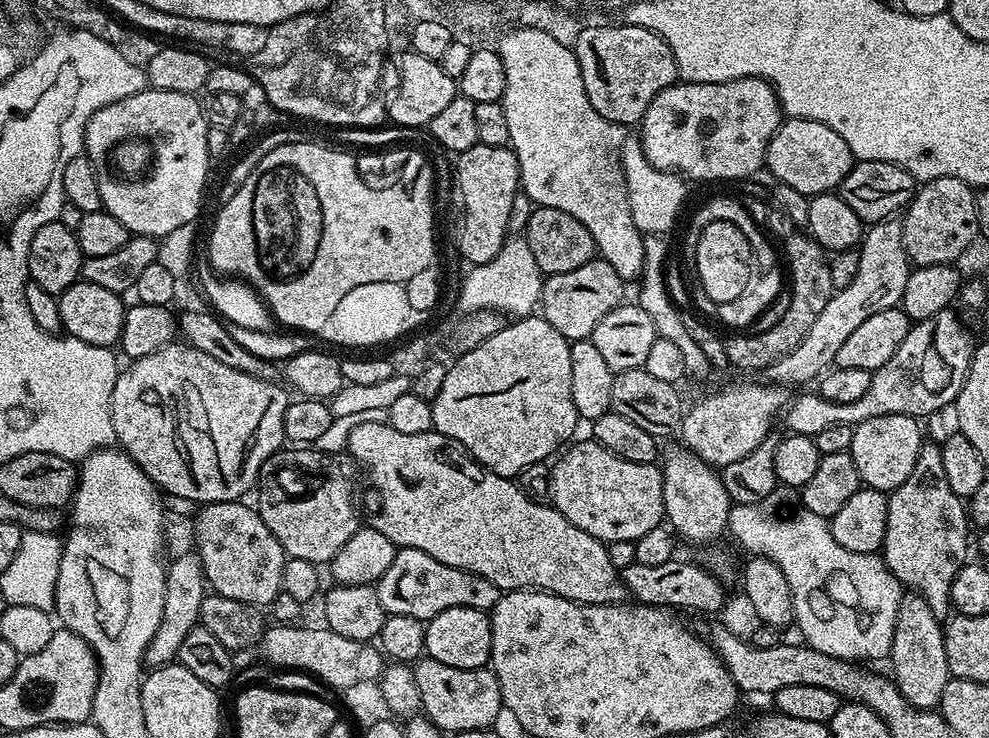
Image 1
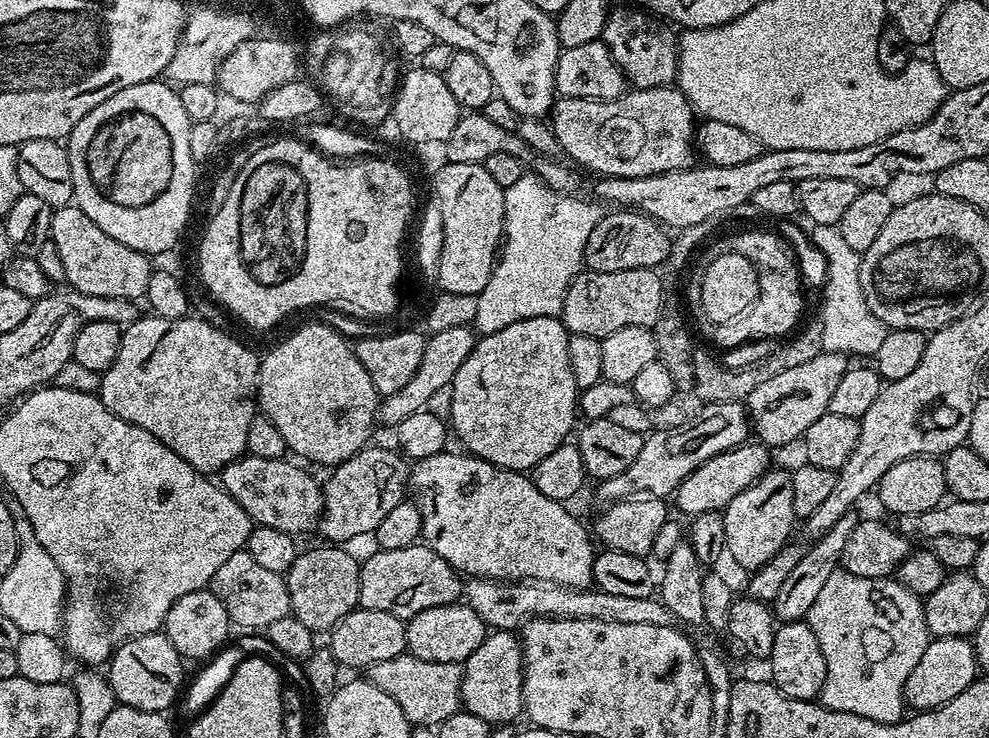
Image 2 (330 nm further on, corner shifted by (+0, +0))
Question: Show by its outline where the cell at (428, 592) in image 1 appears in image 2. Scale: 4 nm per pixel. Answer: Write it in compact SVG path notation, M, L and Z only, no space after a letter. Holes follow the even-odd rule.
M423 542L411 544L402 550L382 548L373 553L373 556L363 557L360 565L359 607L386 610L407 622L414 614L422 614L422 610L455 604L465 595L466 584L461 573Z

